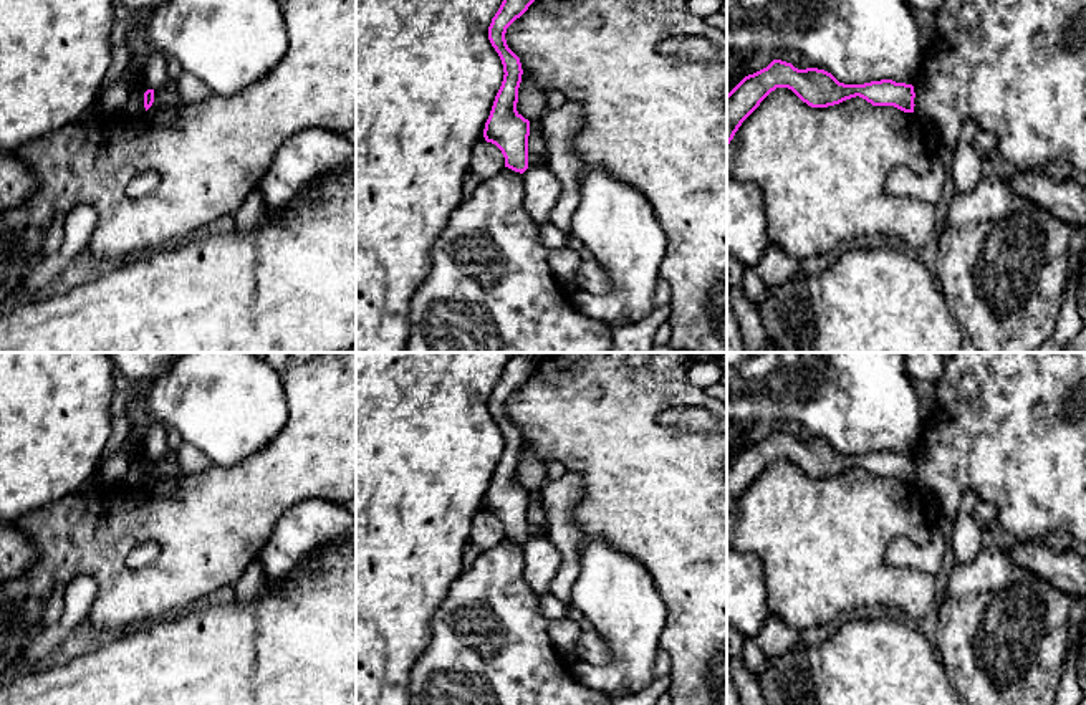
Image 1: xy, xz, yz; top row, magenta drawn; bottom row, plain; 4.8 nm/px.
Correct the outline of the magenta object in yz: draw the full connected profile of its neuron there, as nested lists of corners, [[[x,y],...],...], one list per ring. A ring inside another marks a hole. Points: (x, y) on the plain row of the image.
[[[773,430],[766,439],[745,447],[727,465],[727,516],[742,493],[776,458],[791,460],[811,478],[828,478],[851,468],[863,468],[872,477],[894,477],[914,483],[914,457],[892,450],[864,455],[839,453],[831,444],[818,439],[798,440],[791,434]]]

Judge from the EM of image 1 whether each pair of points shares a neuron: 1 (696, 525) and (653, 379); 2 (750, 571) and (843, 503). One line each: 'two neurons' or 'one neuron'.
1: one neuron
2: two neurons

